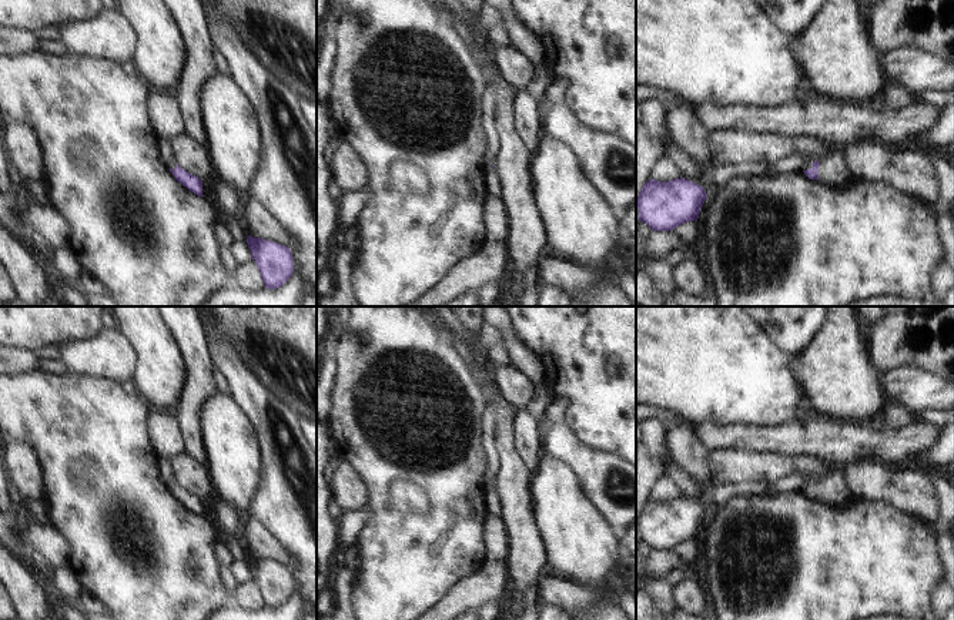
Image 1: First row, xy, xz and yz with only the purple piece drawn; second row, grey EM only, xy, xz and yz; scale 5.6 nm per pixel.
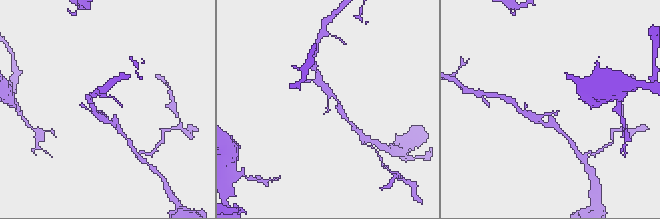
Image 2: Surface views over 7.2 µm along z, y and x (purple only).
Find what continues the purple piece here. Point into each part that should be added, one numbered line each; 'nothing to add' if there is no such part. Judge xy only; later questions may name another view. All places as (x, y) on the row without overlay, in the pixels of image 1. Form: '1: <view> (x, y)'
1: xy (168, 476)

